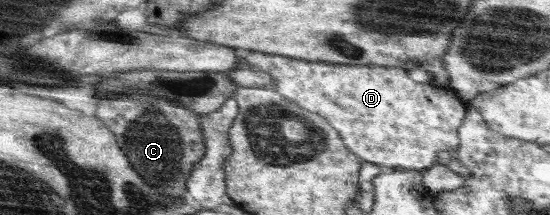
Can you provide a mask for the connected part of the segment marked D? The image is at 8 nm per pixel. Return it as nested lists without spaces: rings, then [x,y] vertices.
[[[237,50],[242,66],[258,68],[274,77],[268,87],[290,101],[300,104],[326,119],[342,137],[346,147],[363,161],[383,167],[404,168],[404,170],[423,171],[436,165],[438,152],[454,150],[459,145],[458,128],[466,118],[466,105],[460,98],[448,94],[440,87],[430,86],[430,82],[420,84],[406,76],[407,69],[384,66],[342,66],[328,62],[308,62],[289,56],[268,54],[258,51]]]

